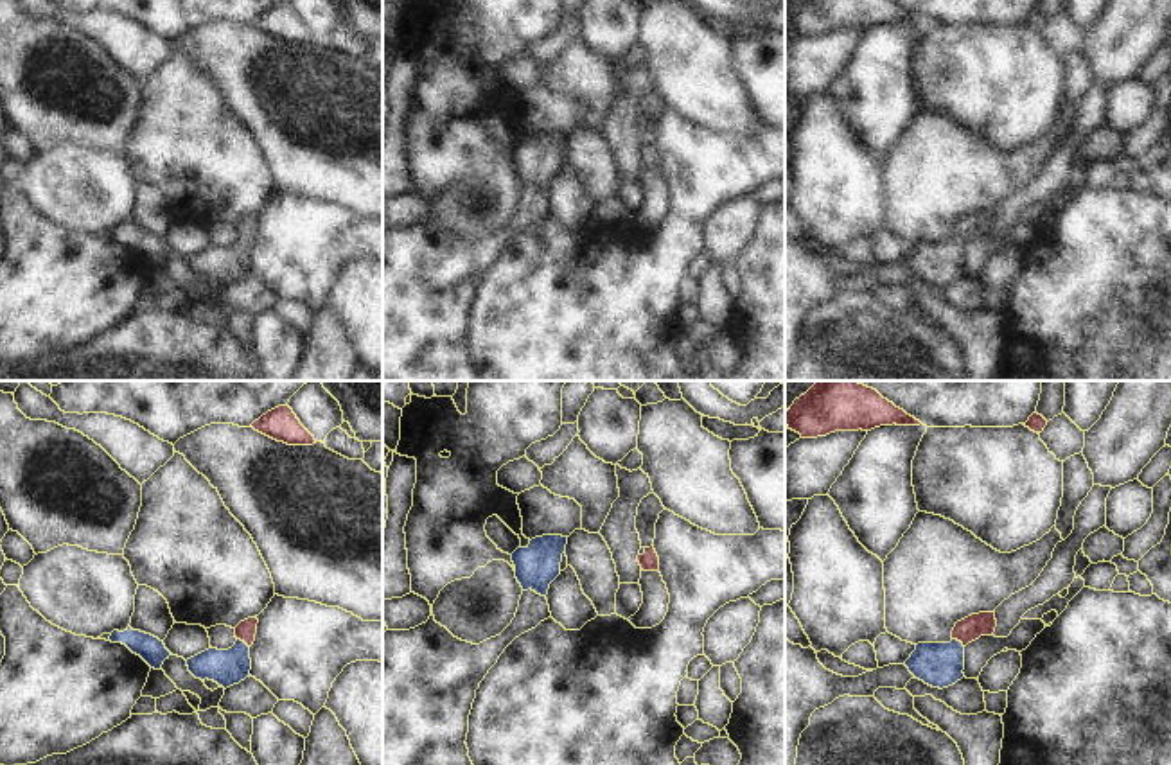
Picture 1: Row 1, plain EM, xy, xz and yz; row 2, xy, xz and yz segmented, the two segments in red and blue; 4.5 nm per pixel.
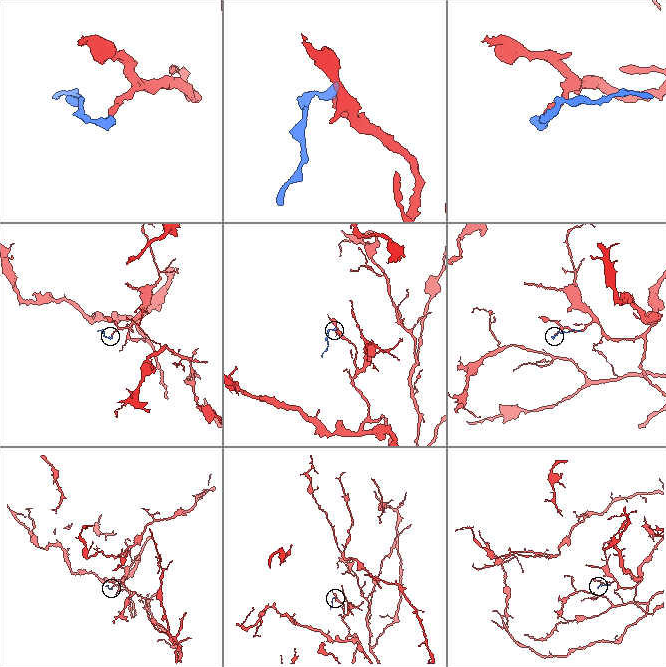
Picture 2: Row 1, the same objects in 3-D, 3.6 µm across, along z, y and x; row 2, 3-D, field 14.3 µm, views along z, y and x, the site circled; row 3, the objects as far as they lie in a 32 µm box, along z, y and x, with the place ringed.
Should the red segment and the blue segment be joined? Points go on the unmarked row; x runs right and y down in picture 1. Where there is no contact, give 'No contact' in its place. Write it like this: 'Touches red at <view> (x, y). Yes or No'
Touches red at yz (959, 237). Yes.

